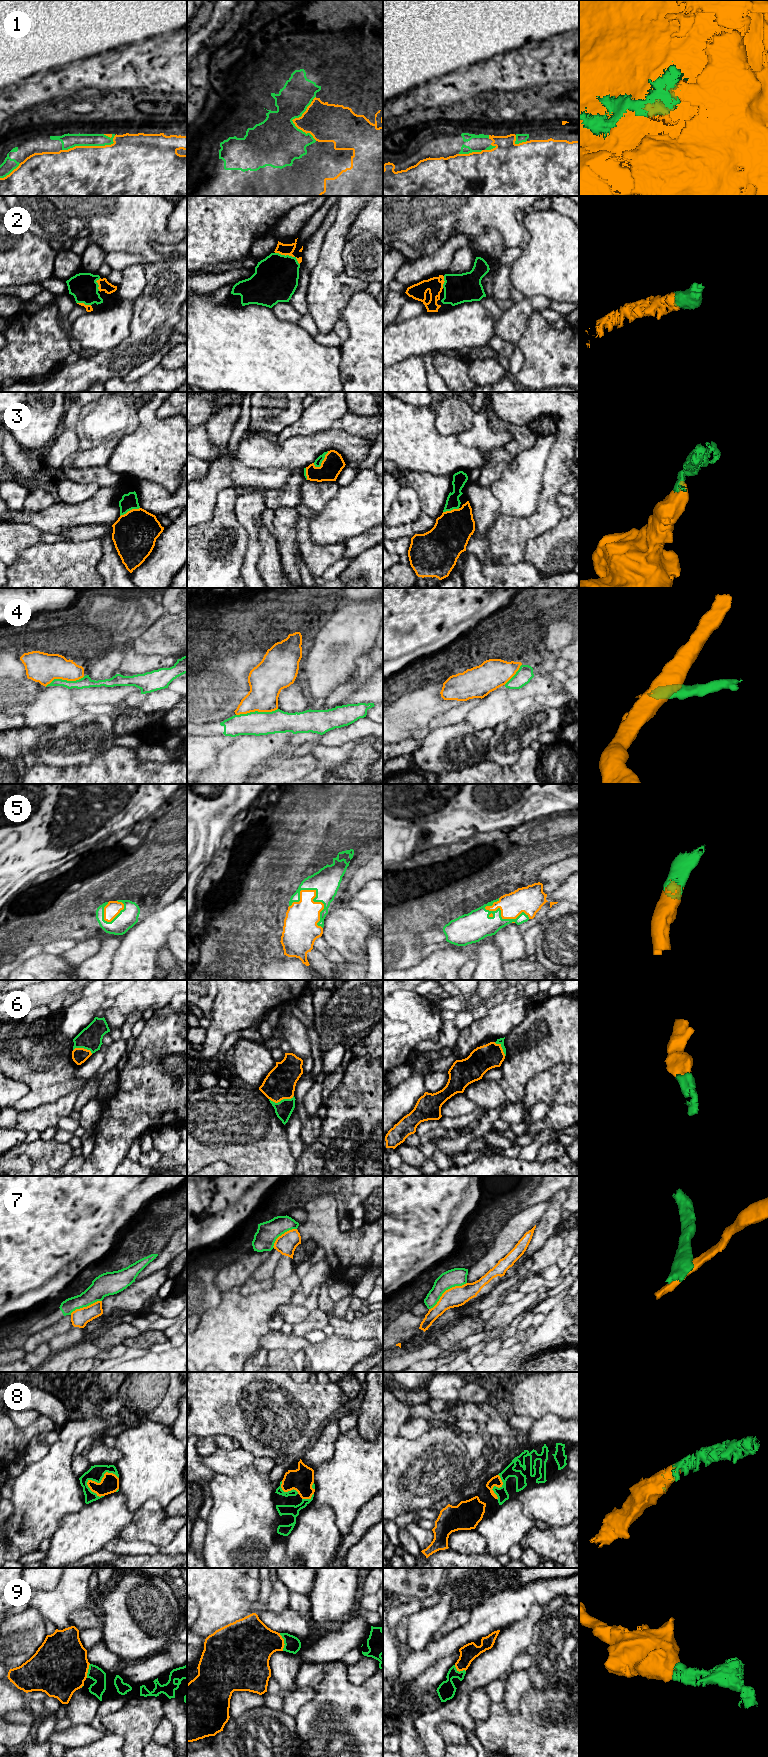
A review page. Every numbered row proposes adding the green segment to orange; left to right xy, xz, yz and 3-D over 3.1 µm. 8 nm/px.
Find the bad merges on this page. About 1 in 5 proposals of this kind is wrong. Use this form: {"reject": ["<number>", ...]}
{"reject": ["4", "7"]}

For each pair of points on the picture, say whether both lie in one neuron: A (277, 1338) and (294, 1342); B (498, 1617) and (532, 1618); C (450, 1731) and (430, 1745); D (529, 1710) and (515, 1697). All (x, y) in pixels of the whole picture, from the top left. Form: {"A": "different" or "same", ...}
{"A": "same", "B": "different", "C": "different", "D": "different"}

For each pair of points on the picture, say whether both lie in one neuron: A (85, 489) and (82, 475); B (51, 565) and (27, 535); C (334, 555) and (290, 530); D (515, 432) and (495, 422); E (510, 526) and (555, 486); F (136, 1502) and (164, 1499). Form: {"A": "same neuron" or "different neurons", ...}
{"A": "different neurons", "B": "different neurons", "C": "different neurons", "D": "same neuron", "E": "same neuron", "F": "same neuron"}

